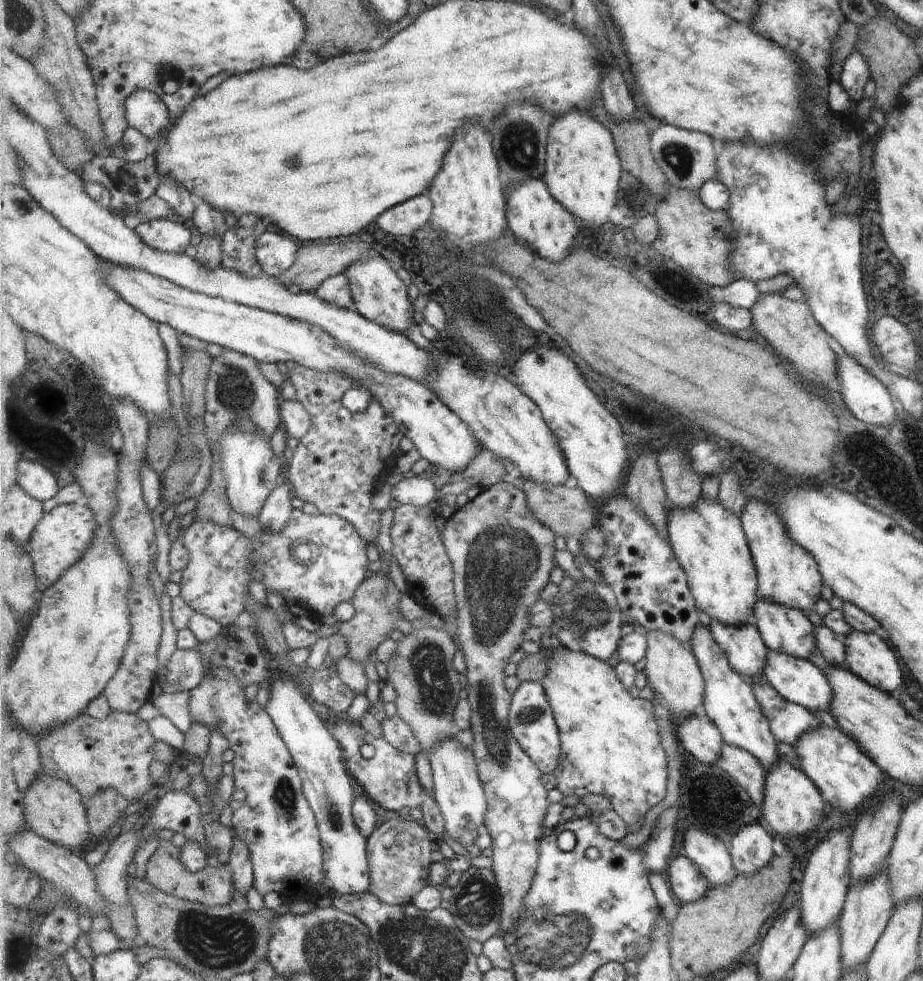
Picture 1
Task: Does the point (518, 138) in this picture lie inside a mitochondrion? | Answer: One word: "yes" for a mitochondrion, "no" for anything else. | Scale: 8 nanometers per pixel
yes

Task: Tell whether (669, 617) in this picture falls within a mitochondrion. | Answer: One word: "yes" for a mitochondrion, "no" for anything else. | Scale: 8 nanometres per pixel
no

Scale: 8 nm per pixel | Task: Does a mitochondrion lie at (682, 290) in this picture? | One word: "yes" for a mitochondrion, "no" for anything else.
no

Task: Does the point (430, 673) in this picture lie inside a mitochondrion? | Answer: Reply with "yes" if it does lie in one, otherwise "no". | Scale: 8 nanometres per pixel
yes

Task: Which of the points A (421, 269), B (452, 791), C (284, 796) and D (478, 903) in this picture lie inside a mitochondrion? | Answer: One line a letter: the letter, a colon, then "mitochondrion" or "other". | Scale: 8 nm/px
A: other
B: other
C: mitochondrion
D: mitochondrion

